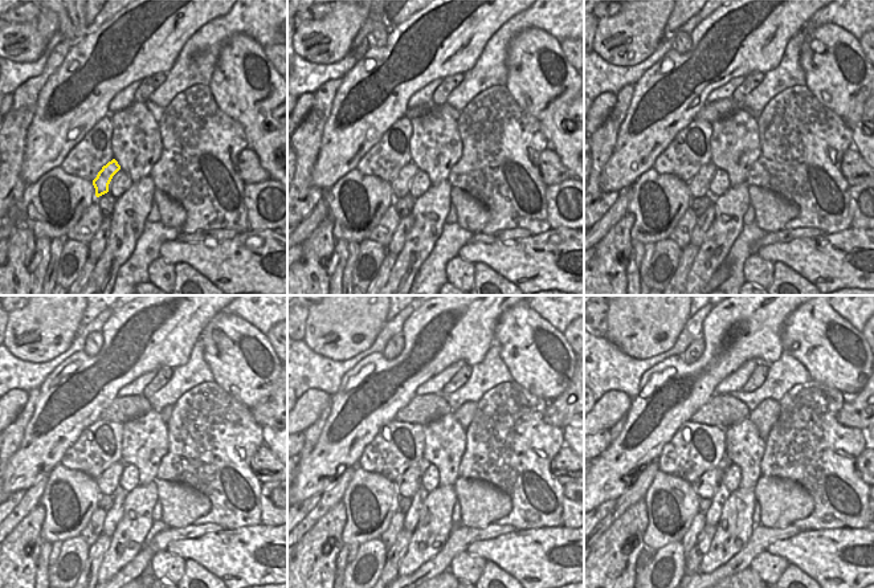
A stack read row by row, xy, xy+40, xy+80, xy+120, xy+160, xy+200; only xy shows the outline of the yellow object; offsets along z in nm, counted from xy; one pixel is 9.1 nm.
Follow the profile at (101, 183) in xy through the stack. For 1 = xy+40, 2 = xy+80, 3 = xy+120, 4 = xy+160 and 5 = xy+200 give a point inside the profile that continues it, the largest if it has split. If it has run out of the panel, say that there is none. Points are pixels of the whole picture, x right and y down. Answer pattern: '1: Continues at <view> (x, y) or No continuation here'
1: Continues at xy+40 (400, 186)
2: Continues at xy+80 (699, 186)
3: Continues at xy+120 (107, 482)
4: Continues at xy+160 (408, 482)
5: Continues at xy+200 (705, 486).

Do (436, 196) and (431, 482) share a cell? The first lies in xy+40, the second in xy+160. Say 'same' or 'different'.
different

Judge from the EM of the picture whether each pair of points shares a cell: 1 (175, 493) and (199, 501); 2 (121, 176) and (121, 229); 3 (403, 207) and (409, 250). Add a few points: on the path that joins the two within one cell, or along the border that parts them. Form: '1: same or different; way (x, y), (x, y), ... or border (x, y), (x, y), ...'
1: same; way (180, 498), (183, 501), (194, 501)
2: different; border (134, 182), (117, 199)
3: different; border (415, 199), (409, 212)

